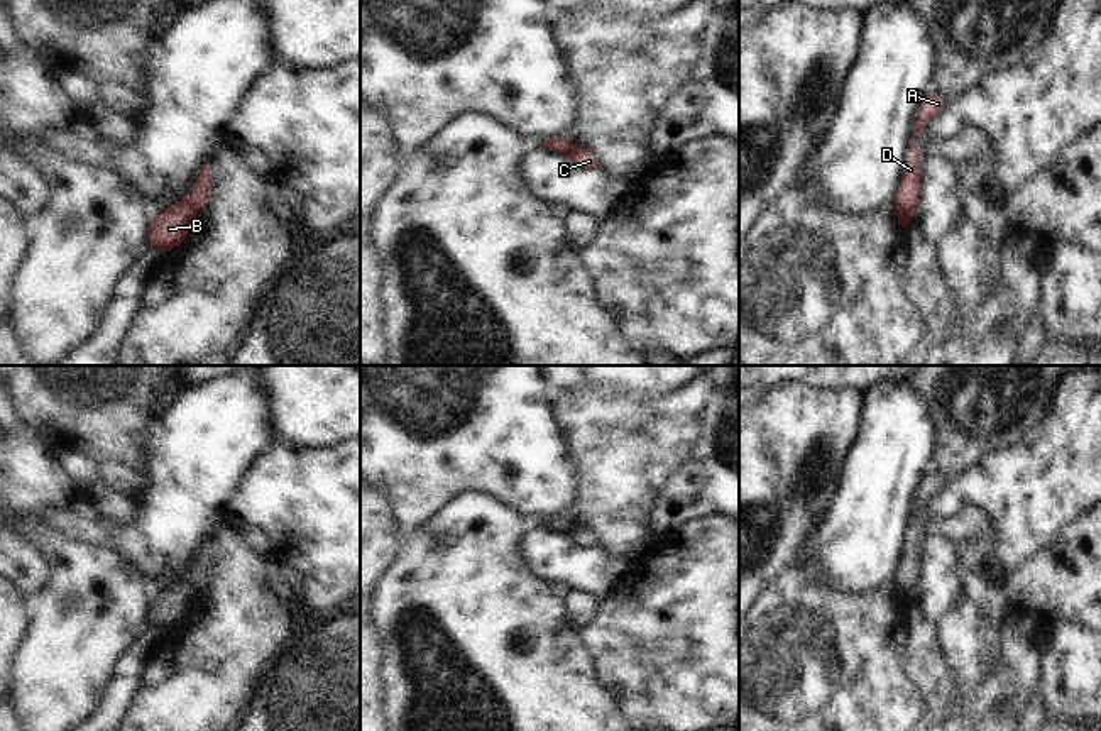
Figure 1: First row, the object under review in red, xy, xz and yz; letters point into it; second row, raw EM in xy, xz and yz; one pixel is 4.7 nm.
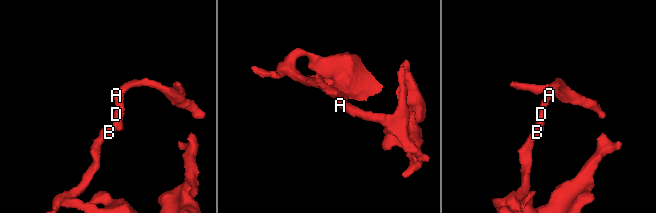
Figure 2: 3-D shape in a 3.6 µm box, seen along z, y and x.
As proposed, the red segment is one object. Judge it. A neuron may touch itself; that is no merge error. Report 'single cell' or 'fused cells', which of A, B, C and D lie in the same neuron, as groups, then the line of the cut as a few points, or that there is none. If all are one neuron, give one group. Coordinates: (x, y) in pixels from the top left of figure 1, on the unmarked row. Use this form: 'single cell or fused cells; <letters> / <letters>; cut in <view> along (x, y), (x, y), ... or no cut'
fused cells; A C D / B; cut in yz along (895, 586), (910, 598)

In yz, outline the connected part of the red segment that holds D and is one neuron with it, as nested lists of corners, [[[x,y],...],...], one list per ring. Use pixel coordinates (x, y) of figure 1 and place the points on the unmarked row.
[[[912,521],[910,530],[912,531],[903,545],[903,553],[891,584],[905,591],[912,599],[915,585],[920,579],[920,543],[918,543],[920,526],[915,521]]]

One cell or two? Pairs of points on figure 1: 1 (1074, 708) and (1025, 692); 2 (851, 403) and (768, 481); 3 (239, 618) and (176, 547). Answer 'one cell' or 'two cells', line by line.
1: two cells
2: one cell
3: two cells

